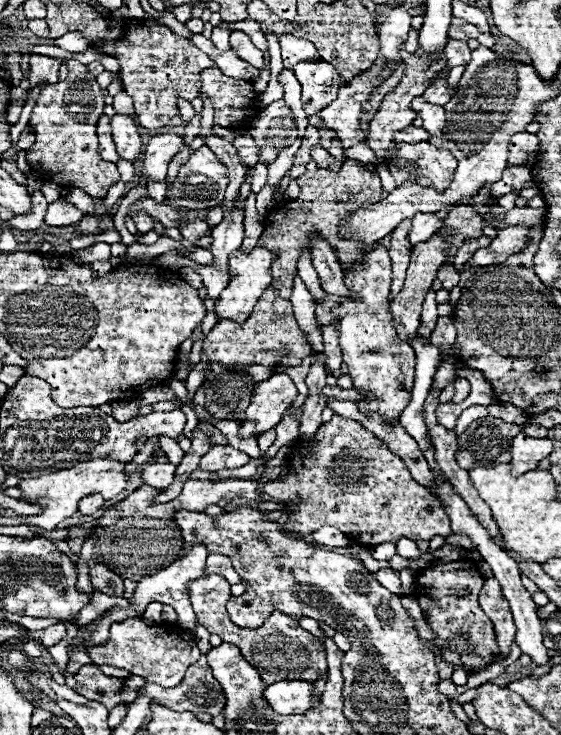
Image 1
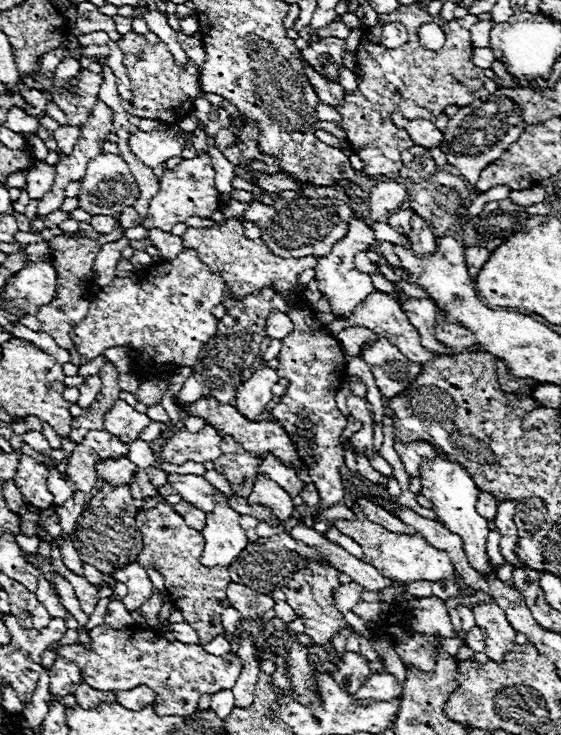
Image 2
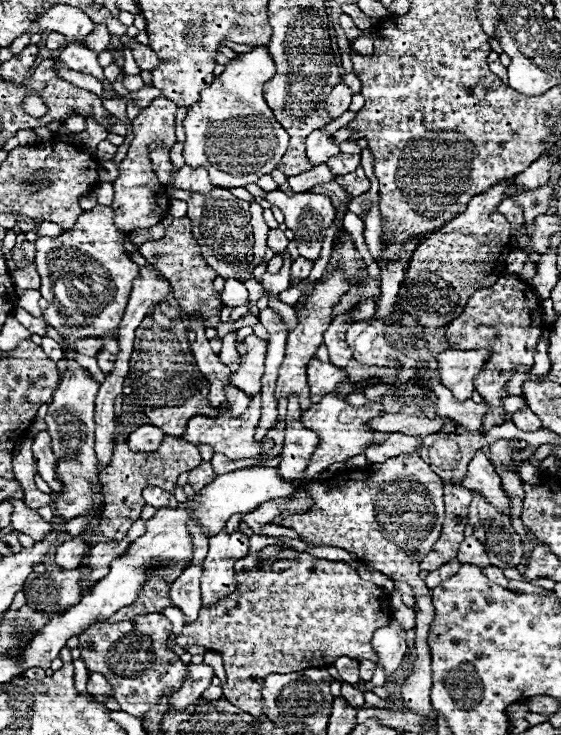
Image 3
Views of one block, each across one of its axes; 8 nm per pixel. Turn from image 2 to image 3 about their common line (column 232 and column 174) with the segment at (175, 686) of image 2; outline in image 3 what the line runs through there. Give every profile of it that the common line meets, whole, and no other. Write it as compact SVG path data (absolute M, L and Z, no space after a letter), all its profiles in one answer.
M160 612L116 624L98 622L80 634L80 656L90 672L102 674L112 684L114 698L122 710L140 718L150 706L158 704L166 686L182 686L188 676L186 664L166 646L170 634L172 624Z

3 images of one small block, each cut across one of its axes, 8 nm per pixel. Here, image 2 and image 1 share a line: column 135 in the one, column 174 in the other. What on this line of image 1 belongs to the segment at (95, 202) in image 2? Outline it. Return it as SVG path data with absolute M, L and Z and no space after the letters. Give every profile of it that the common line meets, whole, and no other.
M200 146L188 162L180 168L176 180L168 184L166 188L166 198L176 202L178 206L184 208L208 208L208 206L218 206L224 200L224 190L228 184L228 170L222 166L222 162L216 158L216 154L208 146Z

